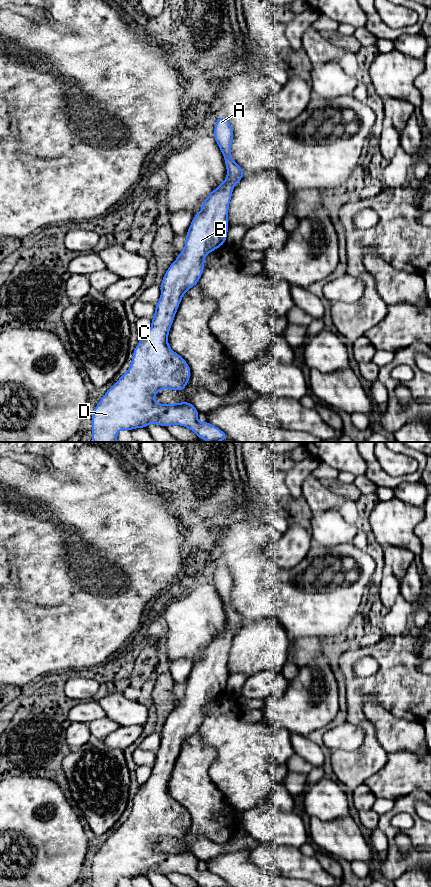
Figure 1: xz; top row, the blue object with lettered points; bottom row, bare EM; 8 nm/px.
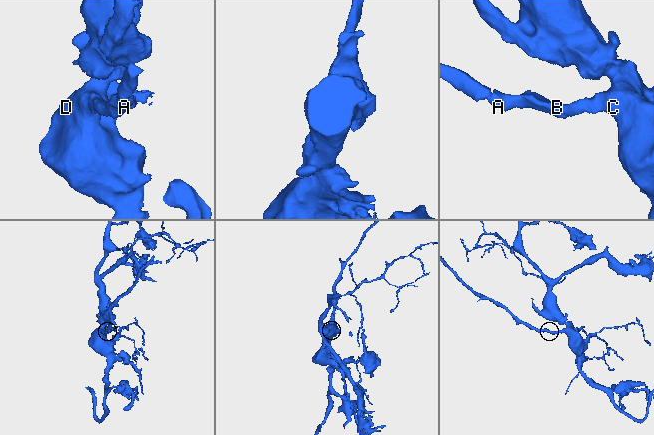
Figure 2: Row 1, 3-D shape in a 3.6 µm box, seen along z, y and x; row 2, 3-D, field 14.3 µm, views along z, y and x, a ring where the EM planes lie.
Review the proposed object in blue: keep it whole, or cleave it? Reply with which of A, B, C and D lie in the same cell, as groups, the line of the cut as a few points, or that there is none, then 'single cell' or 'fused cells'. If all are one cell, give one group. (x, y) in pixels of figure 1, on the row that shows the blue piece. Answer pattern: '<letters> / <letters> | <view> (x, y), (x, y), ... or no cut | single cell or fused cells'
A B C D | no cut | single cell

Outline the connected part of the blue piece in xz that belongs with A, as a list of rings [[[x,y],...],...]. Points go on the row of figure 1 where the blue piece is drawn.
[[[226,117],[217,118],[213,137],[224,156],[227,177],[205,198],[201,211],[193,217],[185,236],[184,250],[169,266],[161,281],[161,295],[155,305],[151,327],[134,349],[129,369],[104,394],[93,410],[93,442],[117,442],[119,430],[131,431],[135,428],[146,428],[150,423],[159,424],[165,428],[170,425],[181,425],[192,430],[198,438],[209,442],[229,439],[226,433],[210,422],[200,423],[197,420],[199,411],[191,402],[159,404],[154,400],[154,396],[162,389],[183,391],[191,377],[191,370],[186,360],[170,348],[168,334],[183,295],[199,282],[205,267],[204,258],[211,251],[225,244],[229,229],[227,218],[232,192],[245,175],[243,169],[231,158],[234,132]]]

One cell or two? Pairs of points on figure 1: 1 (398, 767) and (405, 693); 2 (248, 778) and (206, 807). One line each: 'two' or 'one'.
1: two
2: two

